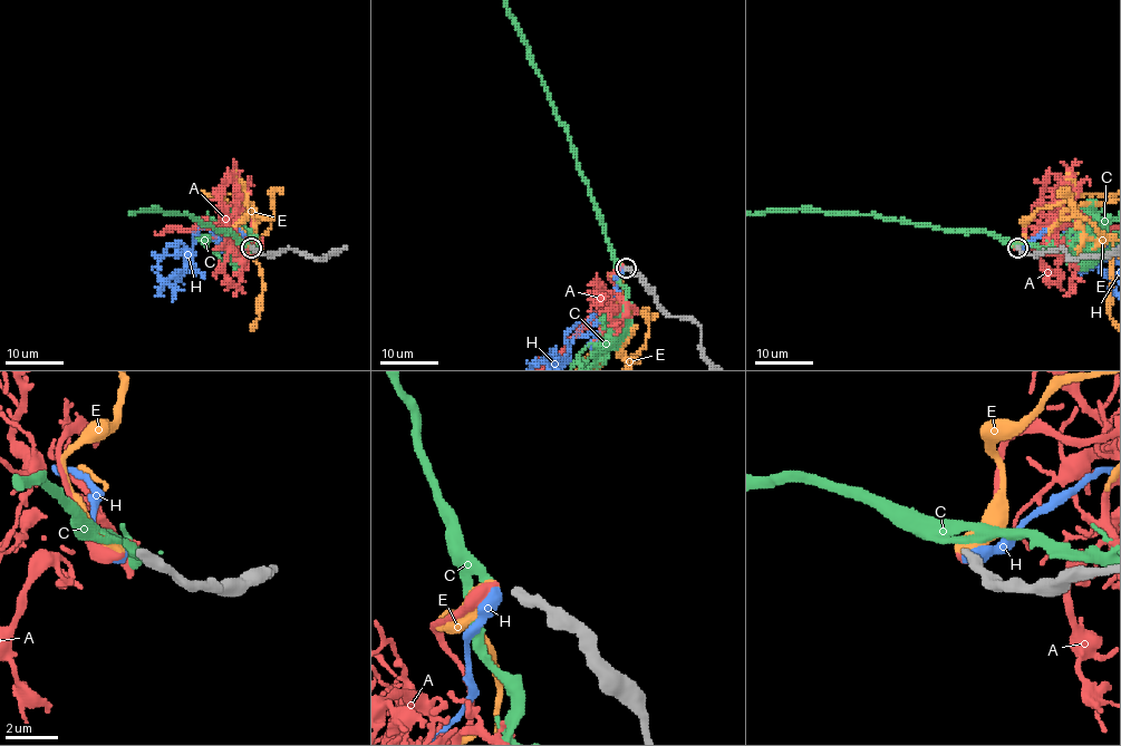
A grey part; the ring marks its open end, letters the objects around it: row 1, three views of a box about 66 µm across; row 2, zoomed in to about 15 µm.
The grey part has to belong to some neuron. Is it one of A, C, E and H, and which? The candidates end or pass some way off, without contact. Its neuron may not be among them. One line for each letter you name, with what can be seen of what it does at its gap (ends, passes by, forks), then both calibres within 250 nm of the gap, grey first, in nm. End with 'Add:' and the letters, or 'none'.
E: it ends there; 400 nm thick on the grey side, 440 nm on the other
Add: E

